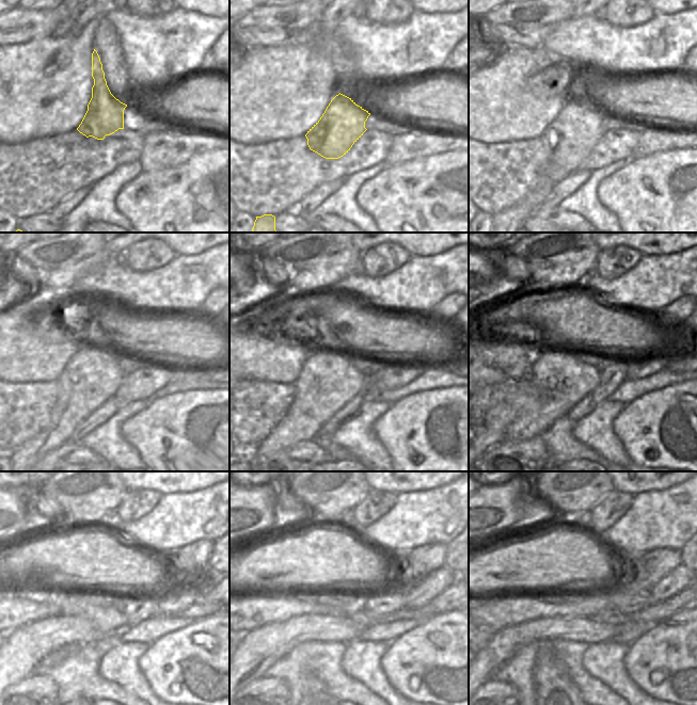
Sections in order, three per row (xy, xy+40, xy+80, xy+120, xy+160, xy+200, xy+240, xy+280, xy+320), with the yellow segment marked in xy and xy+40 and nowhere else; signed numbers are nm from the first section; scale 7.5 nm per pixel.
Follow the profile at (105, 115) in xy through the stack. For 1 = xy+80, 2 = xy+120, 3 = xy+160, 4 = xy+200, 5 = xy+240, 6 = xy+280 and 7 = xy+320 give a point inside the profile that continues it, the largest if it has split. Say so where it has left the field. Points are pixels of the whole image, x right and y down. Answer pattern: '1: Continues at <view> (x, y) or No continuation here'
1: Continues at xy+80 (569, 140)
2: Continues at xy+120 (92, 375)
3: Continues at xy+160 (328, 380)
4: Continues at xy+200 (565, 380)
5: Continues at xy+240 (107, 620)
6: Continues at xy+280 (360, 618)
7: Continues at xy+320 (600, 617).

